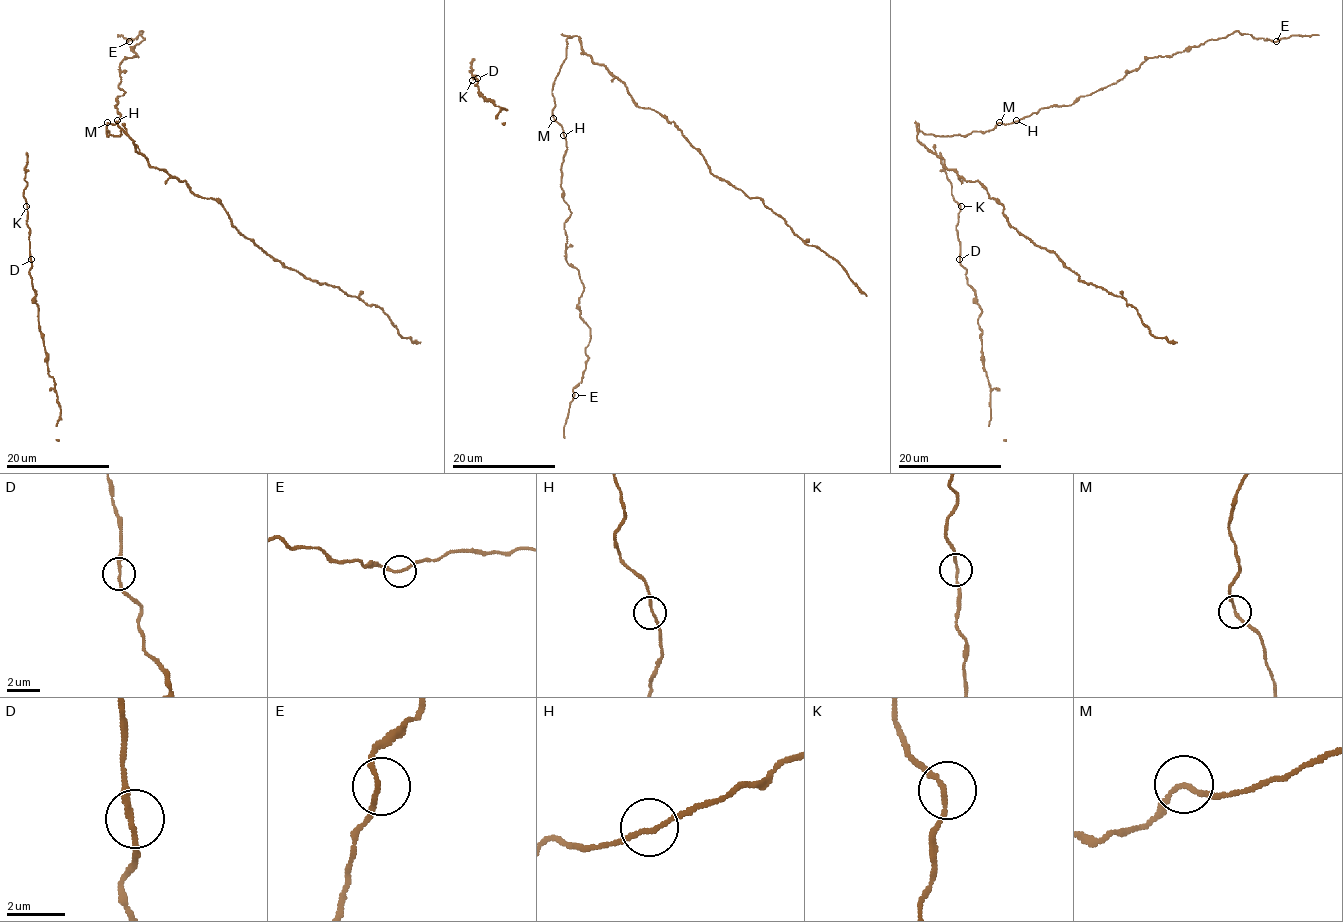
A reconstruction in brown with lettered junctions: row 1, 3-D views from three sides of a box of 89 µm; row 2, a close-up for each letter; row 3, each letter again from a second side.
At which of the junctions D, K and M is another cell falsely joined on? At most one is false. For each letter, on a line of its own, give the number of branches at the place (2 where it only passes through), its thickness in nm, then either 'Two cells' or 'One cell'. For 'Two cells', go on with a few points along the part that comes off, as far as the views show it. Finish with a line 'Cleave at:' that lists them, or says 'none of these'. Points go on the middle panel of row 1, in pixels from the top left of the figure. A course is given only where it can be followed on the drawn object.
D: Branches: 2. Thickness 180 nm. One cell
K: Branches: 2. Thickness 150 nm. One cell
M: Branches: 2. Thickness 160 nm. One cell
Cleave at: none of these

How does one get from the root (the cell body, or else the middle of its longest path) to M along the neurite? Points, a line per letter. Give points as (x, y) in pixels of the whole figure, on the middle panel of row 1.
M: (572, 36), (567, 39), (565, 58), (551, 91), (555, 103), (554, 119)

